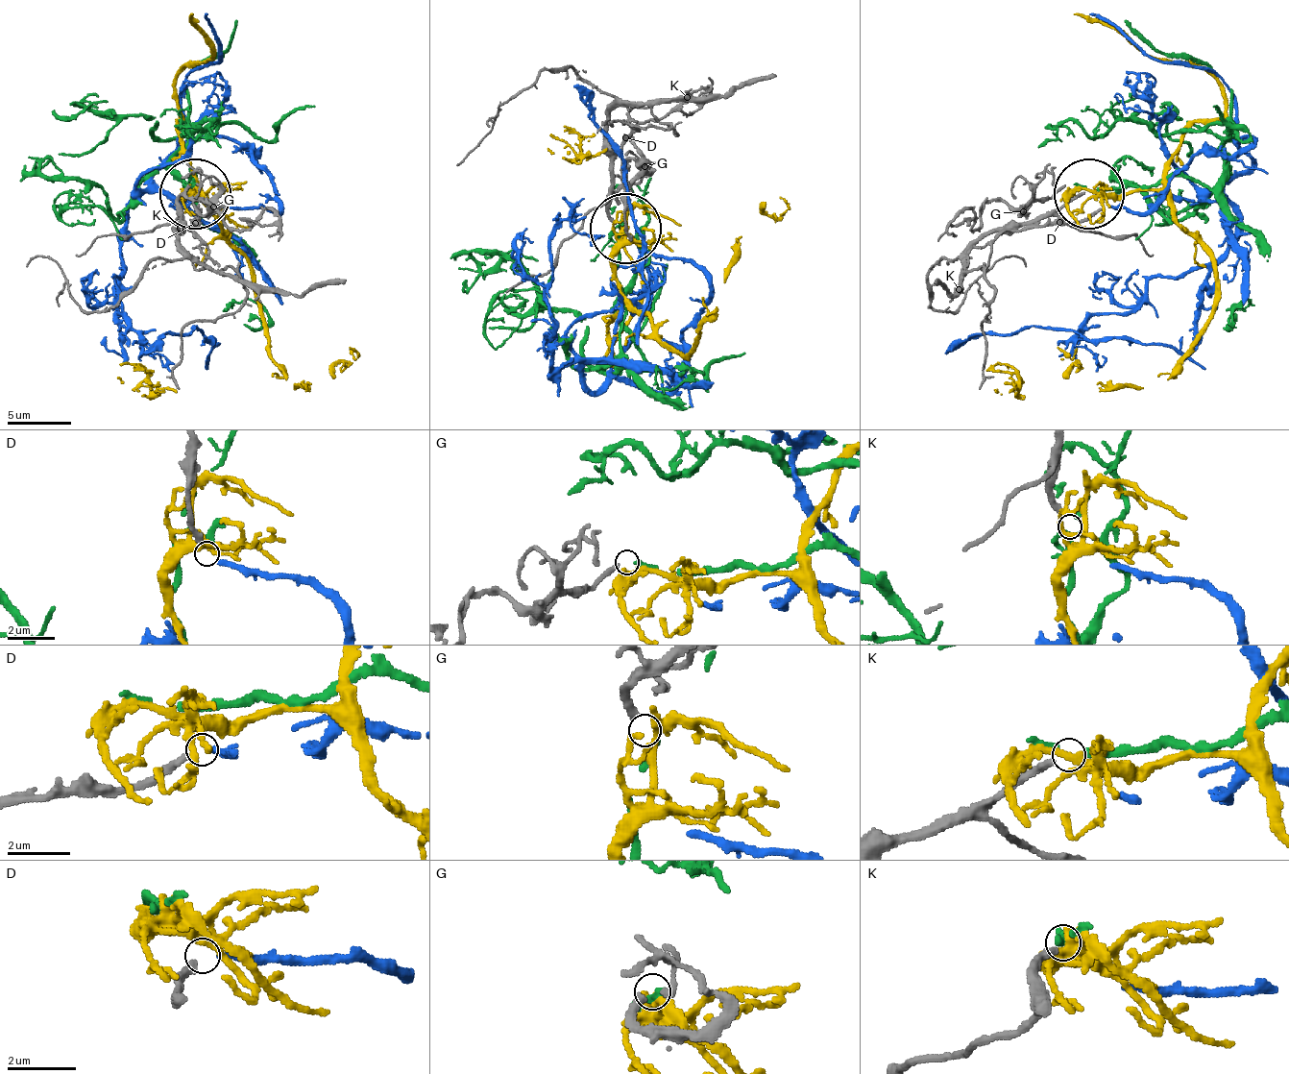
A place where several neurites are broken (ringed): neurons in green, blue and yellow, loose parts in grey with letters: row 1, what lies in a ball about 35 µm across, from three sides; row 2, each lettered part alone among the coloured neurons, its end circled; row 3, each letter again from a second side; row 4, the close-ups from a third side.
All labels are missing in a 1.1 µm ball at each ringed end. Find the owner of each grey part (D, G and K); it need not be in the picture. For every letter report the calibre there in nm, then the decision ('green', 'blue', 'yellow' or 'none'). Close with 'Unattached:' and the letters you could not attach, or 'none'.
D: calibre 220 nm; blue
G: calibre 240 nm; green
K: calibre 240 nm; none
Unattached: K

